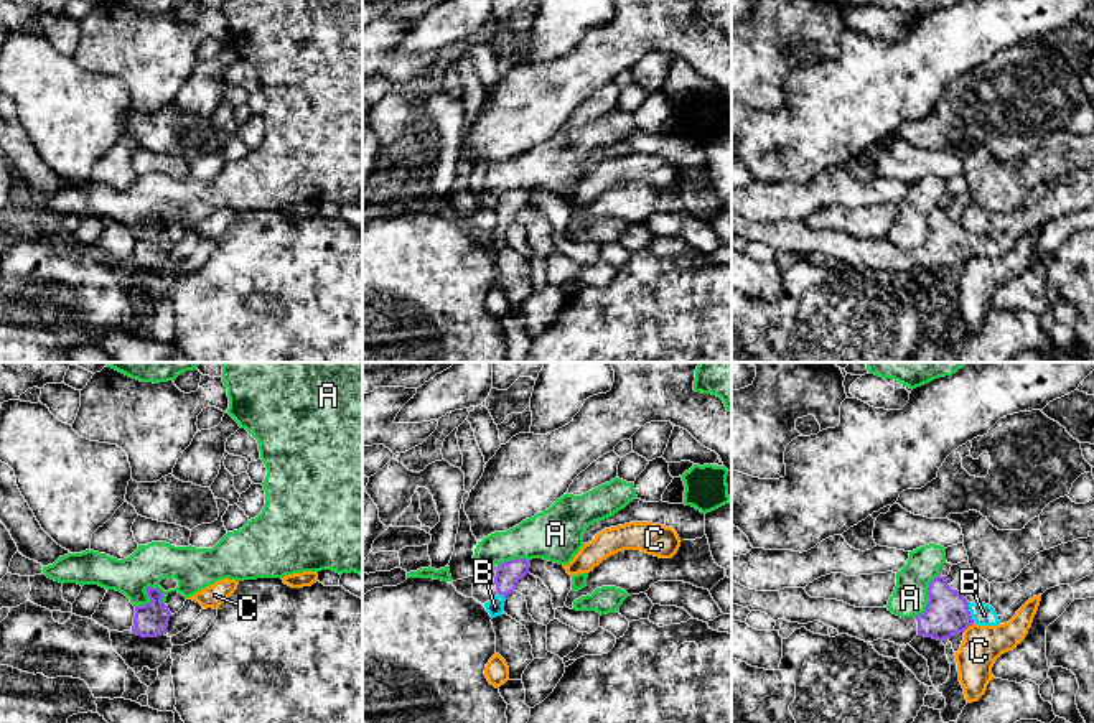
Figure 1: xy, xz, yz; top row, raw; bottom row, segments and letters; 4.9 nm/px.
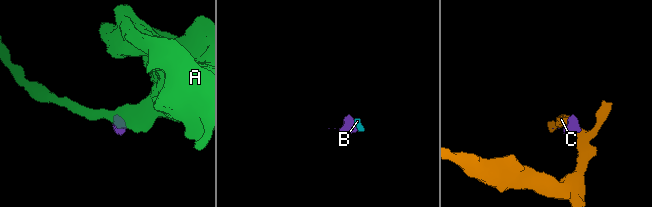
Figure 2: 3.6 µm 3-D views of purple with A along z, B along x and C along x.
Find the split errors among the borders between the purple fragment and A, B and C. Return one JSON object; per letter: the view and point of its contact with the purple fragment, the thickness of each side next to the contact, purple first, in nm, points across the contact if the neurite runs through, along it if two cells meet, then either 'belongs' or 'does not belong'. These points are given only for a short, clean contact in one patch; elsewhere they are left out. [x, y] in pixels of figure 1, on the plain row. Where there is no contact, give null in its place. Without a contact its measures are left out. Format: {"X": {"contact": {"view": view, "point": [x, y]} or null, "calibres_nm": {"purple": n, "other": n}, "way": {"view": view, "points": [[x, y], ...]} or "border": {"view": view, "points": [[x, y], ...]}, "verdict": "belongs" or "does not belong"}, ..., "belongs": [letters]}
{"A": {"contact": {"view": "xy", "point": [147, 224]}, "calibres_nm": {"purple": 160, "other": 190}, "border": {"view": "xy", "points": [[163, 224], [149, 218], [145, 224], [150, 231], [135, 237]]}, "verdict": "does not belong"}, "B": {"contact": {"view": "yz", "point": [969, 244]}, "calibres_nm": {"purple": 220, "other": 110}, "way": {"view": "yz", "points": [[948, 244], [969, 244], [984, 246]]}, "verdict": "belongs"}, "C": {"contact": {"view": "yz", "point": [967, 257]}, "calibres_nm": {"purple": 220, "other": 190}, "border": {"view": "yz", "points": [[974, 254], [963, 262]]}, "verdict": "does not belong"}, "belongs": ["B"]}

